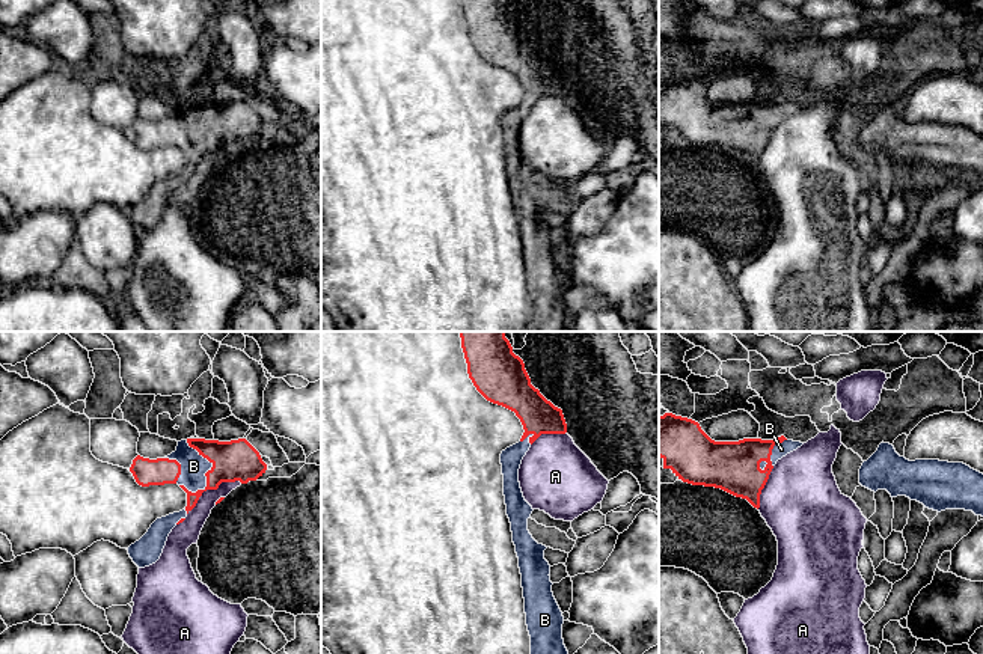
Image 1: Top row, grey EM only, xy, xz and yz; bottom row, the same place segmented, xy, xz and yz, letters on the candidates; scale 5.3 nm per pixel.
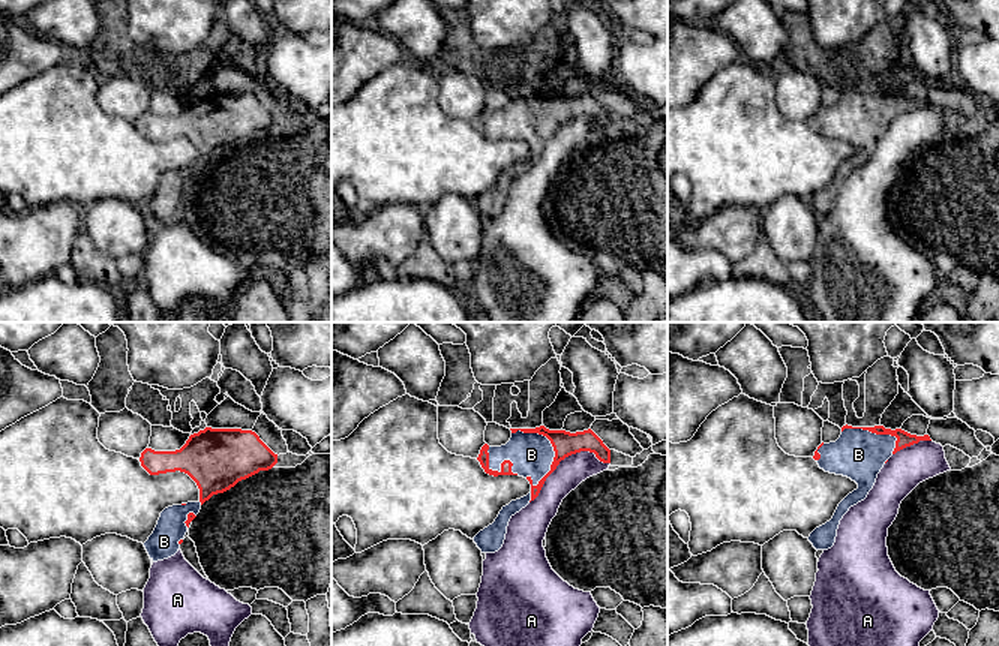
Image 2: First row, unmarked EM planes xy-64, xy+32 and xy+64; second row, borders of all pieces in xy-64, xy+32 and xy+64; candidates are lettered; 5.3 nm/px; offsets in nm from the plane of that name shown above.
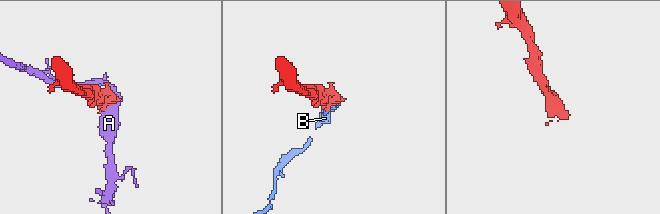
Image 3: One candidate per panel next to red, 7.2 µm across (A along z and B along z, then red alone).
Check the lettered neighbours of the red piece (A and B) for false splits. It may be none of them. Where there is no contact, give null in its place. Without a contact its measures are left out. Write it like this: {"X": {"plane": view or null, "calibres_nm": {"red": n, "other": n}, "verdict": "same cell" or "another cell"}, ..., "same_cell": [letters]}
{"A": {"plane": "xy", "calibres_nm": {"red": 220, "other": 110}, "verdict": "another cell"}, "B": {"plane": "xy", "calibres_nm": {"red": 220, "other": 140}, "verdict": "same cell"}, "same_cell": ["B"]}

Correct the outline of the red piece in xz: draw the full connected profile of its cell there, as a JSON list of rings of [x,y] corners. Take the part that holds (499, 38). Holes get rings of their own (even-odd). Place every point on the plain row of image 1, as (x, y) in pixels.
[[[461,0],[461,11],[467,26],[469,41],[476,53],[487,63],[514,74],[525,92],[519,105],[502,113],[501,127],[507,178],[511,185],[513,205],[519,220],[526,288],[531,298],[531,318],[526,332],[564,332],[570,322],[562,301],[564,279],[552,255],[550,228],[544,222],[544,212],[547,209],[538,206],[528,193],[528,181],[534,172],[523,160],[519,145],[519,131],[531,107],[541,96],[565,96],[567,86],[562,72],[547,63],[540,53],[531,47],[523,23],[513,15],[513,9],[507,0]]]

